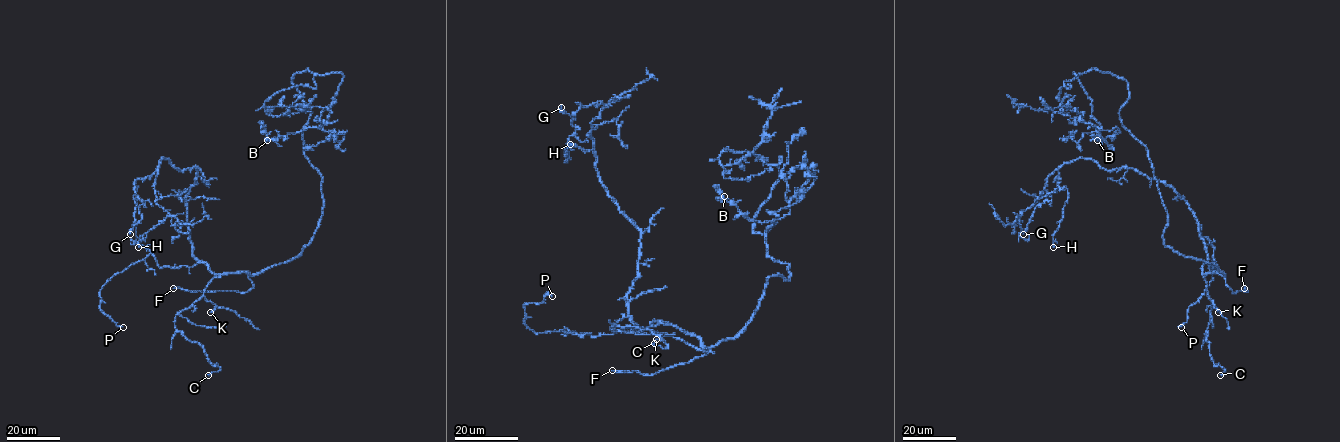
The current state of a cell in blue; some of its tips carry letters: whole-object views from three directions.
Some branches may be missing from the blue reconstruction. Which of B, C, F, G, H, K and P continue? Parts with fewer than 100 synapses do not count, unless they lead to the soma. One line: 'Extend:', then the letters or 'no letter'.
Extend: F

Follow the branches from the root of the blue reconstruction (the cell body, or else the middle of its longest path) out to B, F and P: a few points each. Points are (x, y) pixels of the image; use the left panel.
B: (296, 257), (323, 201), (304, 153), (311, 108), (292, 78), (342, 74), (323, 130), (267, 140)
F: (296, 257), (249, 275), (254, 286), (245, 292), (194, 292), (173, 288)
P: (296, 257), (251, 275), (214, 274), (204, 262), (160, 267), (149, 254), (100, 290), (101, 310), (123, 327)

